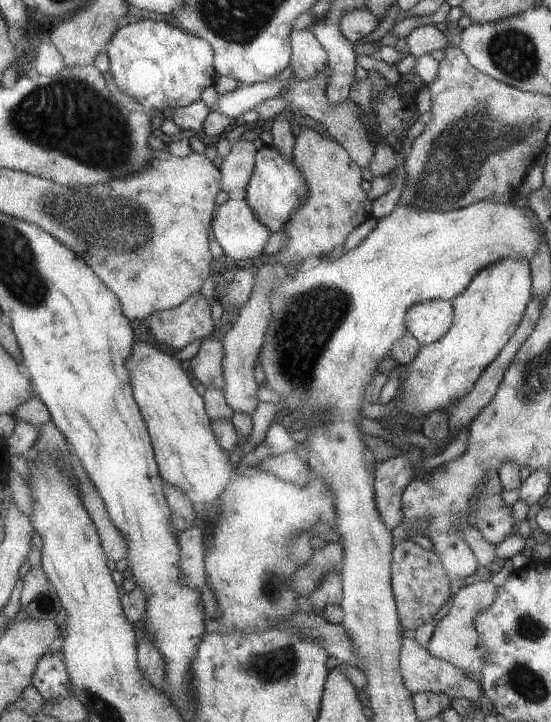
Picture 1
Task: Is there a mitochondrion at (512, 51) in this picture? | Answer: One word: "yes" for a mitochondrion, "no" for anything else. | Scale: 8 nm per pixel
yes

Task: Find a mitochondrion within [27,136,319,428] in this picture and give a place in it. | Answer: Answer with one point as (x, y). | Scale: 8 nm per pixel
(124, 225)

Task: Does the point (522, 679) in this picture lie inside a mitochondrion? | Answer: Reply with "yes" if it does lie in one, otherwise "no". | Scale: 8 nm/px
yes

